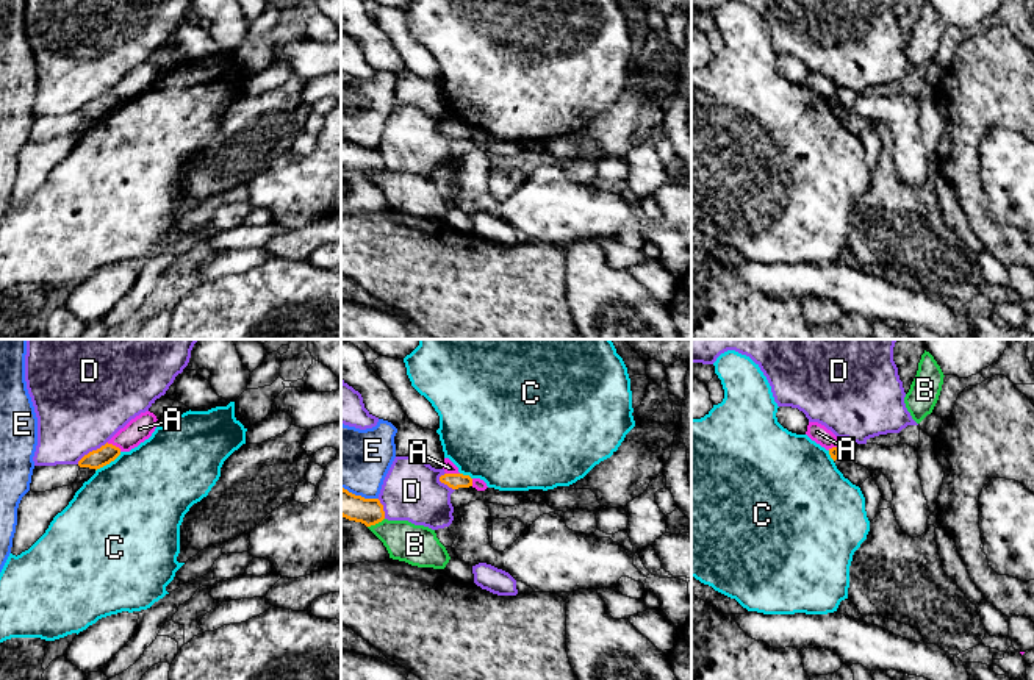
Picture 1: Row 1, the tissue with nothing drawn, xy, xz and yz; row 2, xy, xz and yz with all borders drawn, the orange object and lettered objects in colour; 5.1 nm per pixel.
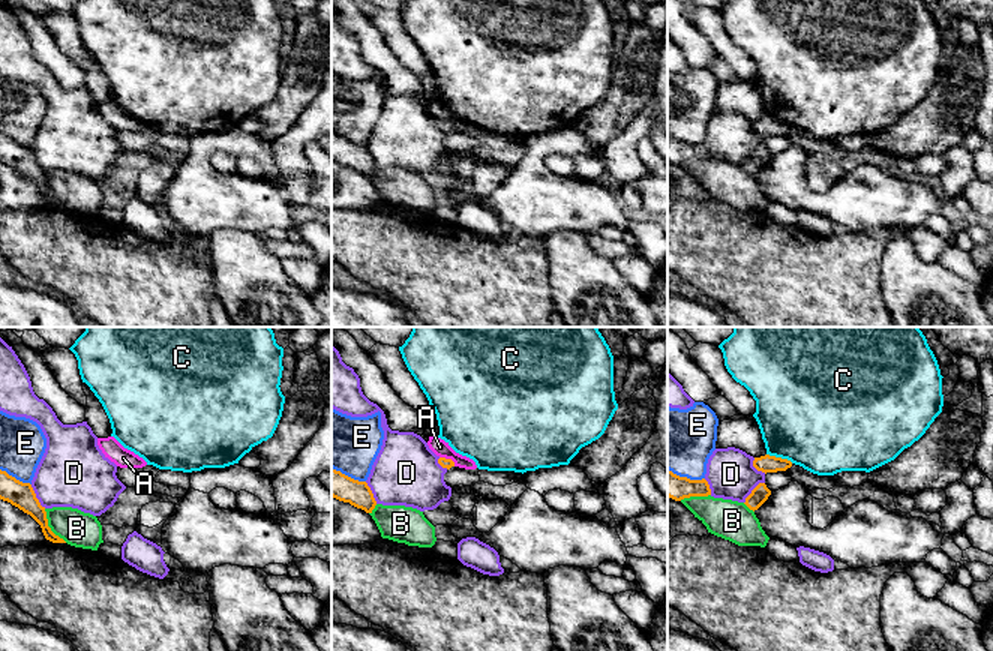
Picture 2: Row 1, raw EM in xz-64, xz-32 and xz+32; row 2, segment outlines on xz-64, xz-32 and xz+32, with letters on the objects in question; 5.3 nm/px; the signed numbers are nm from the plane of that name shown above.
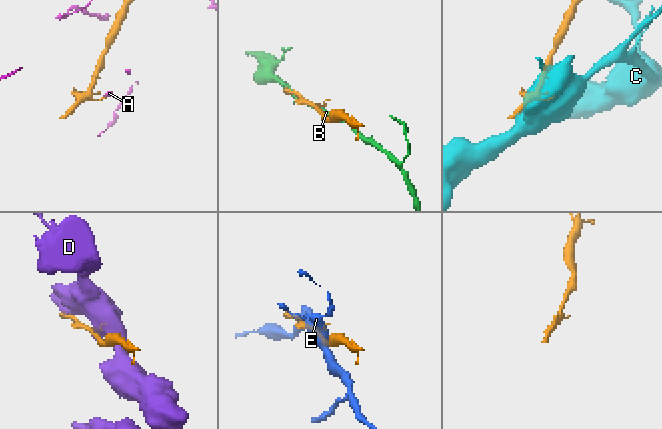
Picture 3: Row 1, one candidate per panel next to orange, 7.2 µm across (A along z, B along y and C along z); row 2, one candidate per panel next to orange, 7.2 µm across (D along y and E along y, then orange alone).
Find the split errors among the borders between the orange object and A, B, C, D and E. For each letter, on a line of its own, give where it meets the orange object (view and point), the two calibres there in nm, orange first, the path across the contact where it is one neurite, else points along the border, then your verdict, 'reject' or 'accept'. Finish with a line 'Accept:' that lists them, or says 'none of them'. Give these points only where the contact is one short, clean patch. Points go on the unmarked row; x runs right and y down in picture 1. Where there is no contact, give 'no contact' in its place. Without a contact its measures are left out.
A: meets orange in xy at (114, 96); 100 nm thick on the orange side, 130 nm on the other; border along xy (107, 93), (121, 100); reject
B: meets orange in xz at (376, 172); 140 nm thick on the orange side, 200 nm on the other; reject
C: meets orange in xy at (108, 113); 100 nm thick on the orange side, 500 nm on the other; border along xy (121, 102), (96, 121); reject
D: meets orange in xy at (93, 100); 100 nm thick on the orange side, 480 nm on the other; reject
E: meets orange in xz at (360, 146); 140 nm thick on the orange side, 320 nm on the other; reject
Accept: none of them

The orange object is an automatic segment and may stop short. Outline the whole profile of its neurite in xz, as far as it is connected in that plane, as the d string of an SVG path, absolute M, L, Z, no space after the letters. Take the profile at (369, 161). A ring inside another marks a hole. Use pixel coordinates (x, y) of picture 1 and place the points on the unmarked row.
M341 138L341 166L371 177L385 169L385 161L379 149L364 149Z

